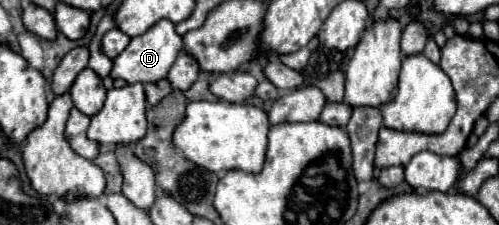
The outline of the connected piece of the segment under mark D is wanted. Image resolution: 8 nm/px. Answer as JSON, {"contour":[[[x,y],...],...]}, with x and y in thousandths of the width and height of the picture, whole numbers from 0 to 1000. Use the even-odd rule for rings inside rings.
{"contour":[[[323,84],[303,129],[295,129],[287,156],[267,164],[263,191],[255,200],[255,218],[238,253],[230,253],[222,342],[251,351],[255,369],[275,369],[275,360],[311,369],[319,351],[331,351],[363,218],[367,218],[367,173],[363,173],[363,156],[351,147],[351,111],[335,84]]]}

